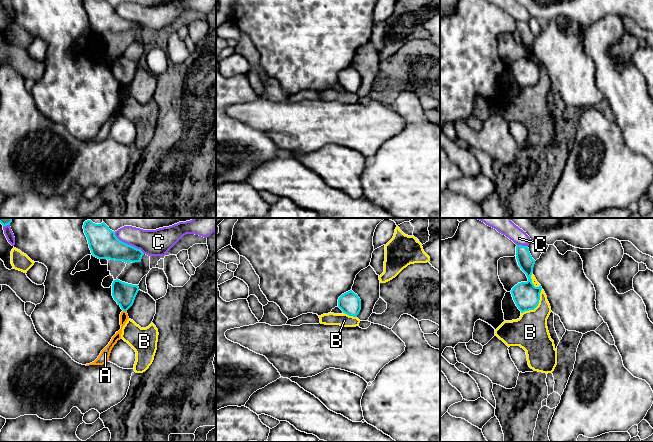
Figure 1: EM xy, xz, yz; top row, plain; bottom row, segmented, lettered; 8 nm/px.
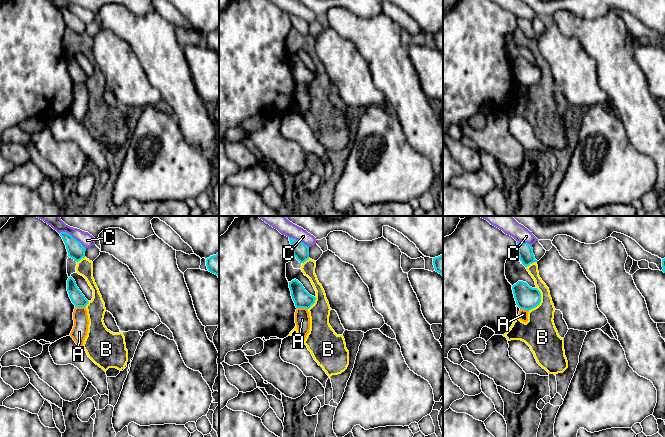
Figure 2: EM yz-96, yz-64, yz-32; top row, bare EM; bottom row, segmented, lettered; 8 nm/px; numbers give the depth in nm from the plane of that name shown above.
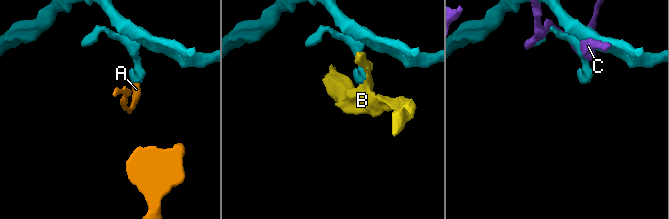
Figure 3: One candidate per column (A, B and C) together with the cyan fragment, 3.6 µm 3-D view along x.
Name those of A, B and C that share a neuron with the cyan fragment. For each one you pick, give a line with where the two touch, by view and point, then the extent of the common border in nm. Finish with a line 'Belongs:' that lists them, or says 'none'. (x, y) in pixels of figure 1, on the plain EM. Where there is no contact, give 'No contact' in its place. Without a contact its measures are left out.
Belongs: none

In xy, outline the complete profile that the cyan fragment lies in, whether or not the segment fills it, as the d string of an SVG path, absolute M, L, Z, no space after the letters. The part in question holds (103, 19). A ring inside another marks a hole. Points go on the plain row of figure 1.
M84 0L83 5L94 33L125 39L141 38L144 29L120 17L106 0Z

